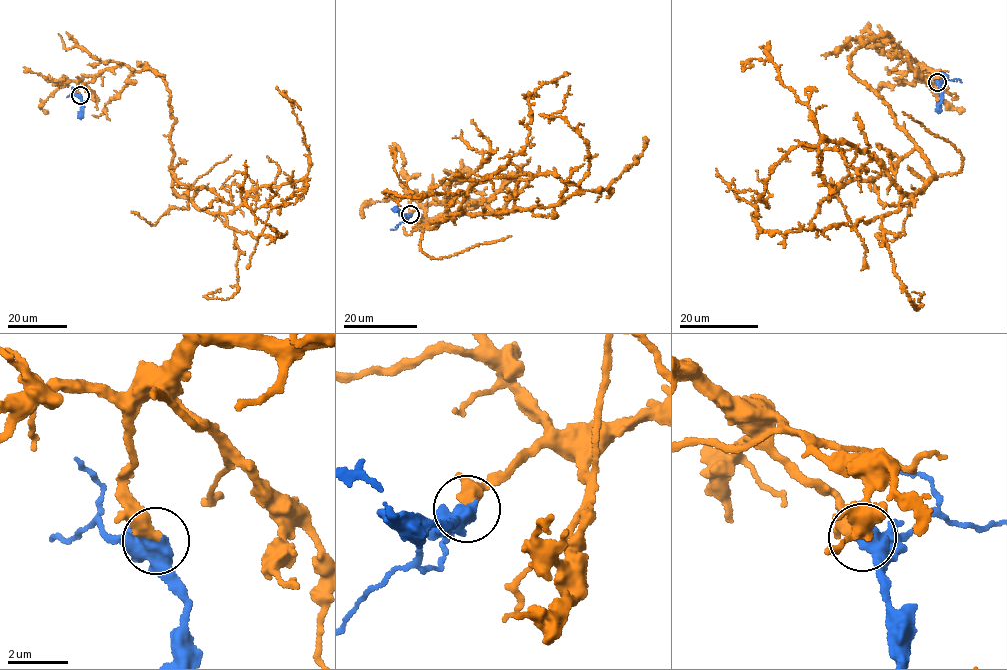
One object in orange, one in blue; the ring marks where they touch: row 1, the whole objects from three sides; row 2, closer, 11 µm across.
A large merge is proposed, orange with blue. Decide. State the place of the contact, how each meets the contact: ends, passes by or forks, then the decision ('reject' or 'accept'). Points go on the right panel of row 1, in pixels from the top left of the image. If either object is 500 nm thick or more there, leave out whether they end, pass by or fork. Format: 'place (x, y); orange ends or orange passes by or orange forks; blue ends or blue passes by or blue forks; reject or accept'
place (937, 82); accept

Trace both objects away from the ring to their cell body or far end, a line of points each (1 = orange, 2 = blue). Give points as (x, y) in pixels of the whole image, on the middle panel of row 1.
1: (410, 214), (506, 208), (513, 179), (429, 228), (577, 193), (585, 140), (543, 116), (569, 85)
2: (410, 214), (401, 215), (394, 208)

